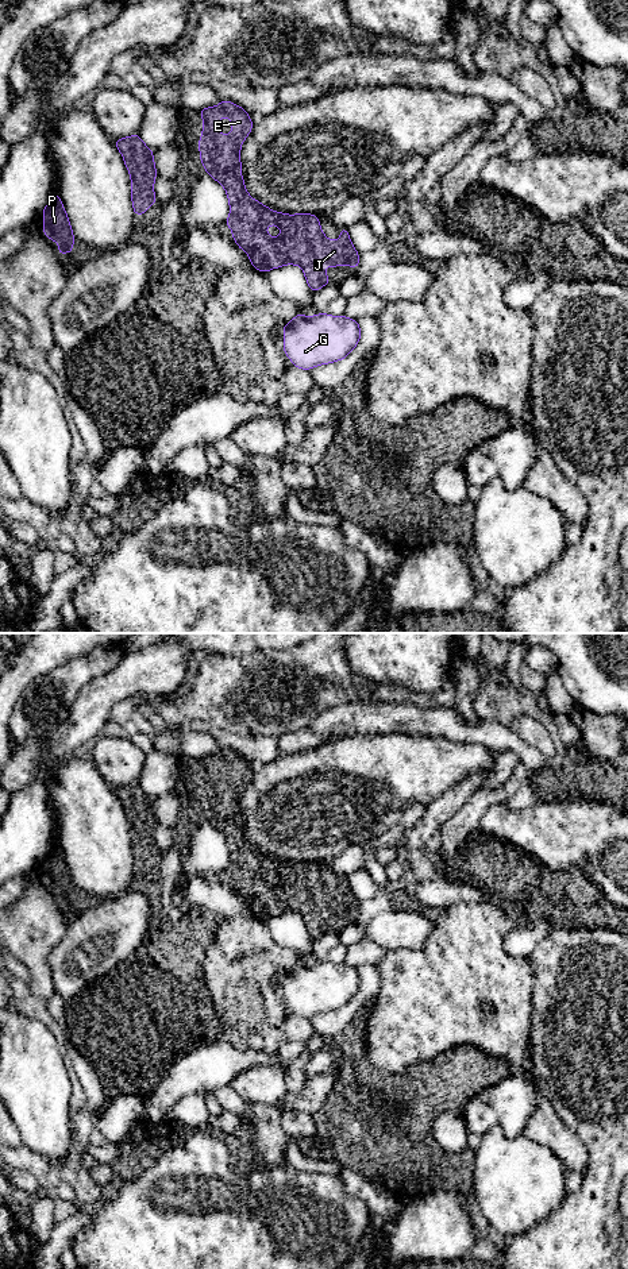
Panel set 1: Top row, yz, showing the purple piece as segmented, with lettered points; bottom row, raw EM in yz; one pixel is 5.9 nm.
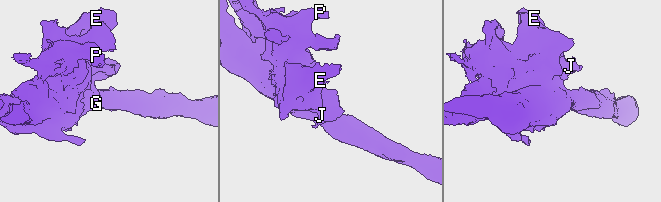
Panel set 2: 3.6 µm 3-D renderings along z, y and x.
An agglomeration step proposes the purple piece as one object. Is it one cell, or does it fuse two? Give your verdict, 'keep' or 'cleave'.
keep

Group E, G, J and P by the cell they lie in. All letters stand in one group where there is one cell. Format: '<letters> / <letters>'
E G J P

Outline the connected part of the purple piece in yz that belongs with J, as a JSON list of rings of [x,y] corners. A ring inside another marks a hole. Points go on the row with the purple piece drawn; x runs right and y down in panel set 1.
[[[223,100],[219,105],[199,112],[203,115],[200,159],[205,173],[224,186],[230,201],[230,217],[224,224],[232,230],[232,239],[248,254],[250,263],[258,271],[298,265],[308,286],[316,293],[321,286],[331,284],[323,271],[324,266],[359,267],[359,254],[347,228],[340,227],[338,242],[330,240],[320,230],[319,216],[274,212],[250,197],[240,171],[240,146],[254,124],[242,107]],[[226,116],[234,126],[227,136],[213,127]],[[270,224],[280,227],[282,235],[269,236],[266,227]]]

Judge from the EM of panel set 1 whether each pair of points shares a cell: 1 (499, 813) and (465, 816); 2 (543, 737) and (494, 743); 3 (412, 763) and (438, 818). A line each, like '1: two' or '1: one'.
1: two
2: two
3: two

